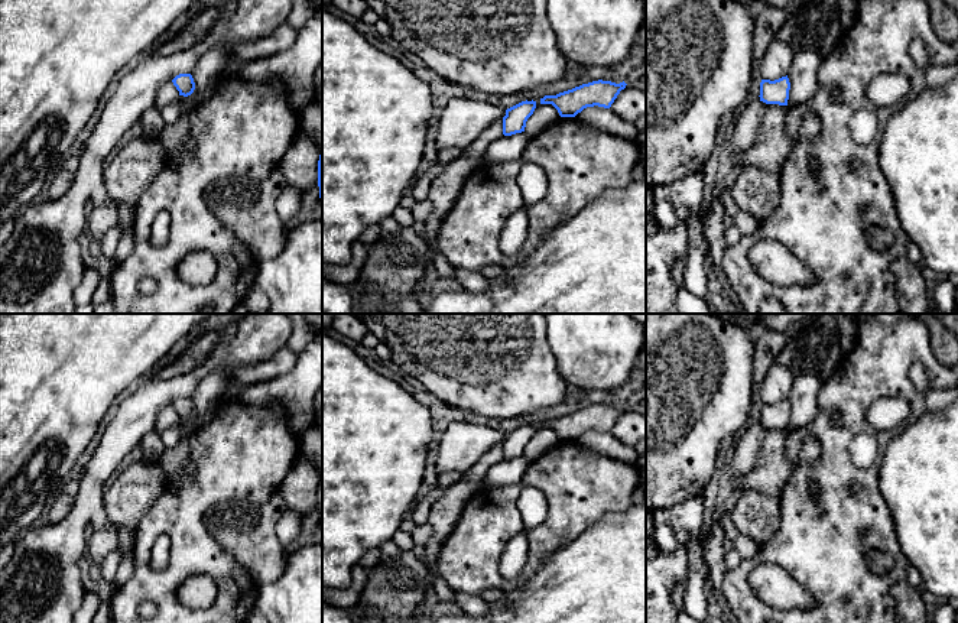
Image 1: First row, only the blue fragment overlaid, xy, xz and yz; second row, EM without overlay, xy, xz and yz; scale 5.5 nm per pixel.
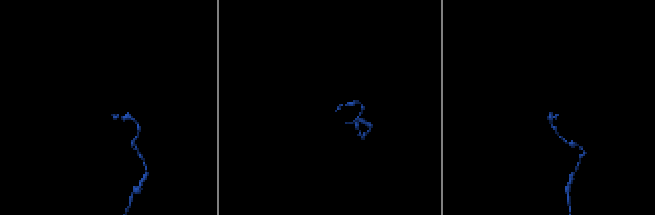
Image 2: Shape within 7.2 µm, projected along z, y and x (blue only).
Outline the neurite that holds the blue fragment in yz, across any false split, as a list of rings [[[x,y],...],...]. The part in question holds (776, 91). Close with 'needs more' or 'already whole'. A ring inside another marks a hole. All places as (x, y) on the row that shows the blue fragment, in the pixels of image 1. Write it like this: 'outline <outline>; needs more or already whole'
outline [[[787,75],[779,80],[761,80],[760,82],[760,101],[766,104],[787,106],[790,82]]]; already whole

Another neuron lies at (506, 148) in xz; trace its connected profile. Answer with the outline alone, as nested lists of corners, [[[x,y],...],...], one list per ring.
[[[526,132],[500,136],[486,149],[483,156],[484,163],[501,163],[519,159],[529,140],[530,136],[527,136]]]

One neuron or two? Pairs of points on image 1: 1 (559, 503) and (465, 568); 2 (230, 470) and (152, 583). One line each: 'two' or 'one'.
1: one
2: one

